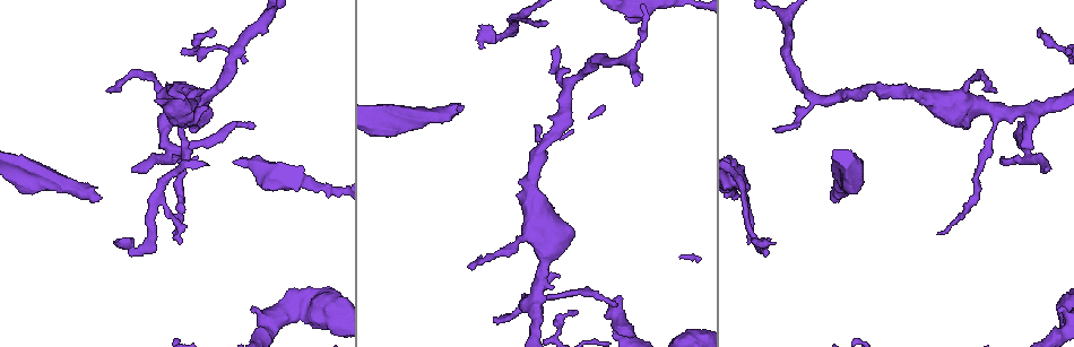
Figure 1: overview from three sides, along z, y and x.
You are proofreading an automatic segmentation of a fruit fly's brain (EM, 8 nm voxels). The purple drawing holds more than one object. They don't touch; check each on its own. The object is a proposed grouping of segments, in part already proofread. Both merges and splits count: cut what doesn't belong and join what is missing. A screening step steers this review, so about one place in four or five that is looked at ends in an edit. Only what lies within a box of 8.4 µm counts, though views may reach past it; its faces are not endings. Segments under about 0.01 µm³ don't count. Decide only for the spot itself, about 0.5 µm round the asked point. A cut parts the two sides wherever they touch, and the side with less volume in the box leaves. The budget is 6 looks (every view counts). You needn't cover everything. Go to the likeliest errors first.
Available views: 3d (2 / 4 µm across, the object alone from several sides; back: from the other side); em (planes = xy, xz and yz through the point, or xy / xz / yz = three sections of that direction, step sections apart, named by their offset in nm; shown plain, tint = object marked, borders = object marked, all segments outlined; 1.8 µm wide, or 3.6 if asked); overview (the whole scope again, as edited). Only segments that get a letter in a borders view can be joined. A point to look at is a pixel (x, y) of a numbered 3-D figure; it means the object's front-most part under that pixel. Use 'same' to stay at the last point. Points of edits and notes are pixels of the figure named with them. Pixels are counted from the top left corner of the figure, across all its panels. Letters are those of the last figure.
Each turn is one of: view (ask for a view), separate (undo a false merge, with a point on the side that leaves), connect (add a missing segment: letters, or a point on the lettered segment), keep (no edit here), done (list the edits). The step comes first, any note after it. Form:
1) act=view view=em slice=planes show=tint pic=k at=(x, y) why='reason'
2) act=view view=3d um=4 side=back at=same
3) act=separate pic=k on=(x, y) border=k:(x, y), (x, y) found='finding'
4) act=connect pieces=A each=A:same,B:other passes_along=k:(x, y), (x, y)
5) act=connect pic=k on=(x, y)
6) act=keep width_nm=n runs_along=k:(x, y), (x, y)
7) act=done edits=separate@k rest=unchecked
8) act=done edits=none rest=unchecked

act=view view=3d um=4 pic=1 at=(99, 196)

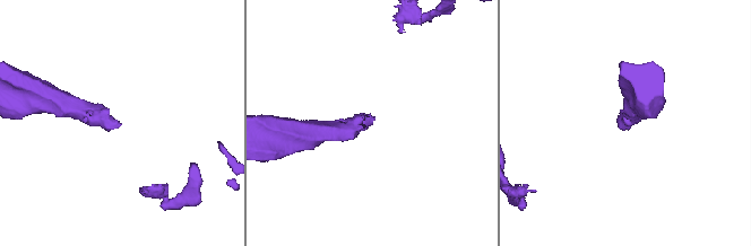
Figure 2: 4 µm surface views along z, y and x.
act=view view=em slice=planes show=borders pic=2 at=(370, 114) why='need the tissue'

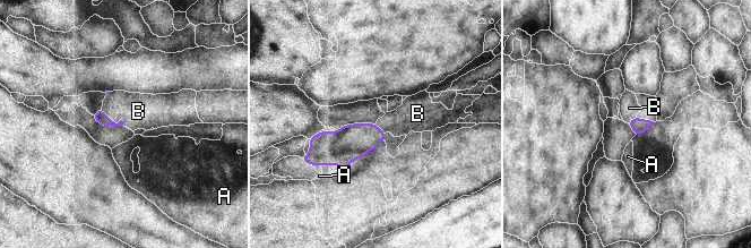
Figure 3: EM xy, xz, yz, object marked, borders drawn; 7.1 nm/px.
act=connect pieces=B longest_contact=B:200nm each=A:other,B:same found='it goes on there'

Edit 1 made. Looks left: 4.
act=view view=overview why='see it whole again'

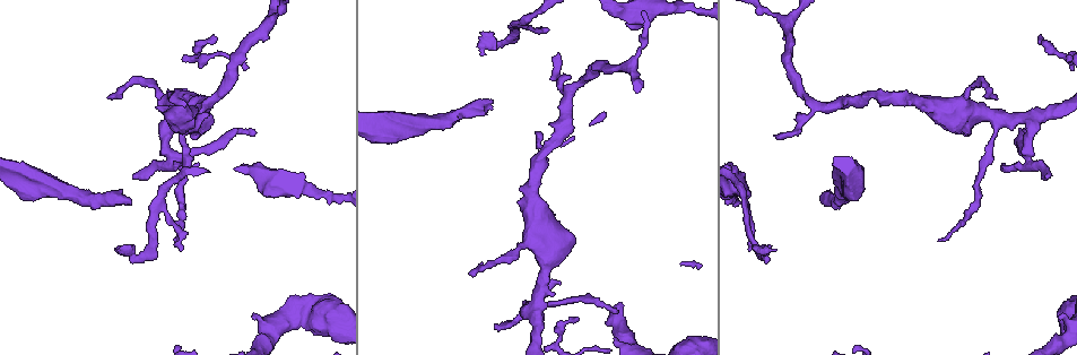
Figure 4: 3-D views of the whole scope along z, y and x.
act=view view=3d um=2 pic=4 at=(1026, 154) why='three arms meet'

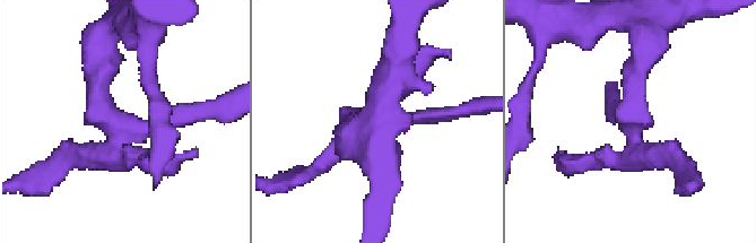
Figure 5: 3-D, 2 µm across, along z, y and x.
act=view view=em slice=planes show=borders pic=5 at=(121, 125)

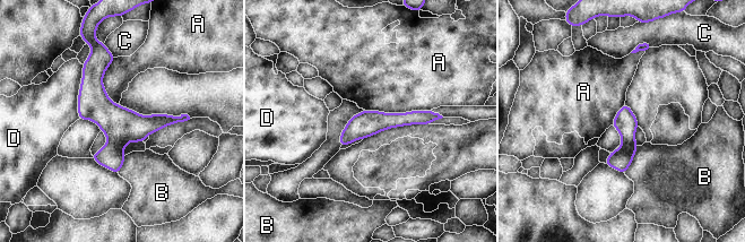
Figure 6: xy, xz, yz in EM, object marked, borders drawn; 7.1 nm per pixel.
act=keep each=A:other,B:other,C:other,D:other runs_along=6:(105, 55), (95, 103), (117, 169) found='continuous, no second neuron'

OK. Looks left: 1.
act=view view=em slice=planes show=borders pic=4 at=(475, 275) why='tapers out'

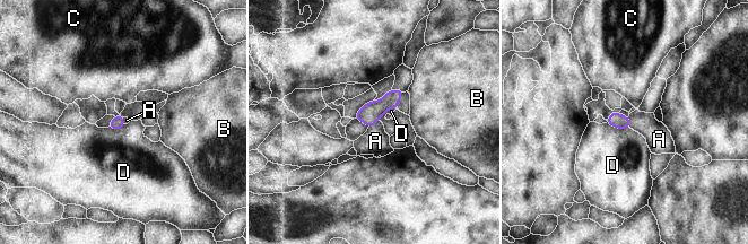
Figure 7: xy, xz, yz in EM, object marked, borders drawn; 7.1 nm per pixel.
act=connect pieces=A longest_contact=D:180nm each=A:same,B:other,C:other,D:other passes_along=7:(616, 120), (629, 122), (659, 139) found='the neuron continues'

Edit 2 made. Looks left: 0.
act=done edits=connect@3,connect@7 rest=unchecked

